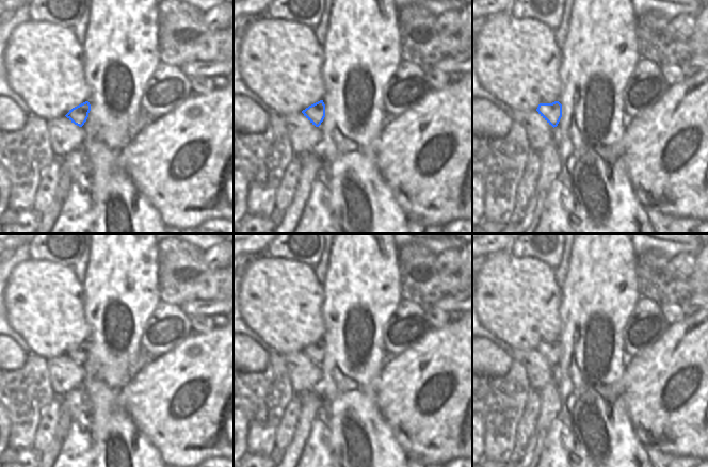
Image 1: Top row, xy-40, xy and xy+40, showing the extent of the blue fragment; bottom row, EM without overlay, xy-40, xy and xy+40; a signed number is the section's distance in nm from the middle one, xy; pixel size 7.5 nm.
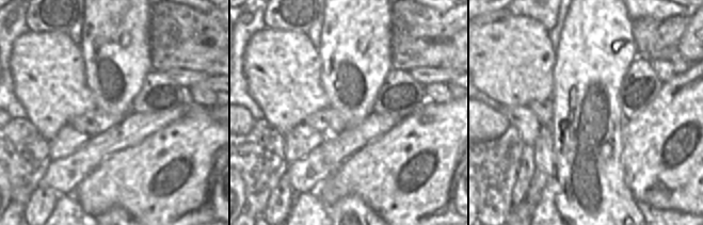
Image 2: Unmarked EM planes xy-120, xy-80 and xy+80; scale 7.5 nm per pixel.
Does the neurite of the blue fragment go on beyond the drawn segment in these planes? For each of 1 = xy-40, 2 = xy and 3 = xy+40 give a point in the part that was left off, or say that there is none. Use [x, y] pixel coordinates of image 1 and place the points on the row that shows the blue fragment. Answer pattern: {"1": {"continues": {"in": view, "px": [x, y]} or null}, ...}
{"1": {"continues": null}, "2": {"continues": null}, "3": {"continues": null}}

